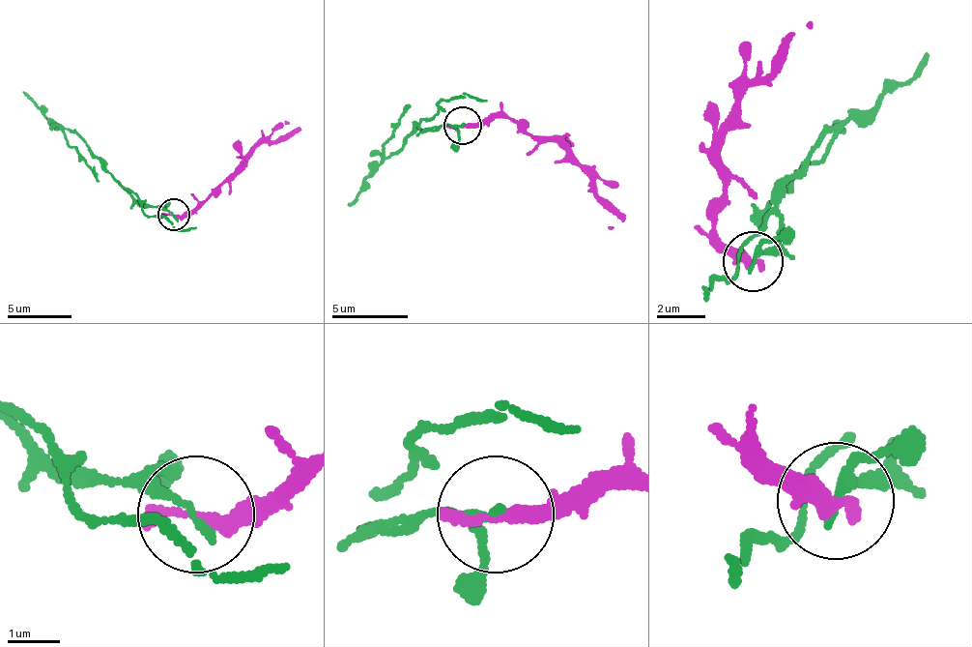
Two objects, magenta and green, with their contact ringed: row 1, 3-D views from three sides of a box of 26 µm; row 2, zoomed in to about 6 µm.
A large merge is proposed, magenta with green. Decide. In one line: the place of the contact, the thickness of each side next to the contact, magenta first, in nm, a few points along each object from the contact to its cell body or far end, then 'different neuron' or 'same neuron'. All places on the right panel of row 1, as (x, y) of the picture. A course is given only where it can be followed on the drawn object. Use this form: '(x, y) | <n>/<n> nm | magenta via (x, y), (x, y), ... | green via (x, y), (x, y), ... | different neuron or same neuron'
(753, 261) | 320/160 nm | magenta via (755, 262), (734, 252), (718, 240), (717, 167), (740, 88), (778, 72), (792, 34), (809, 20) | green via (755, 262), (769, 252), (791, 173), (826, 131), (834, 134), (916, 74), (929, 51) | different neuron

